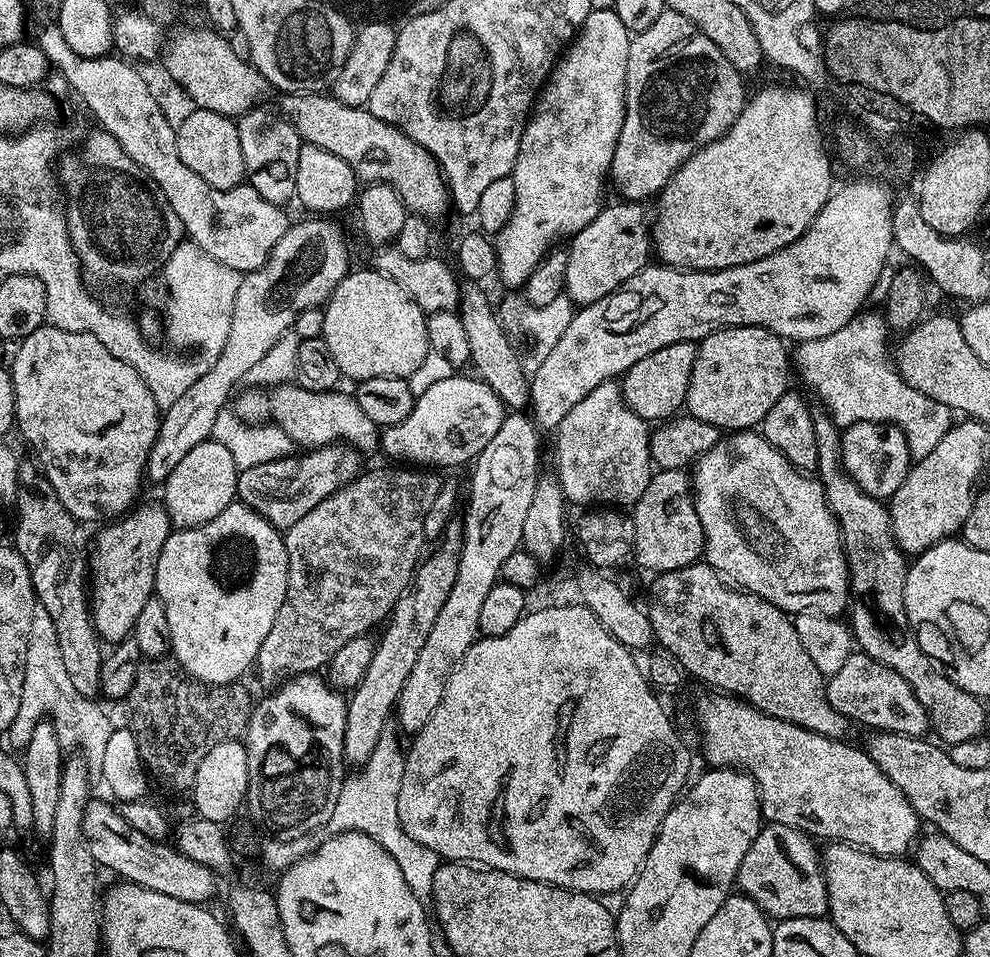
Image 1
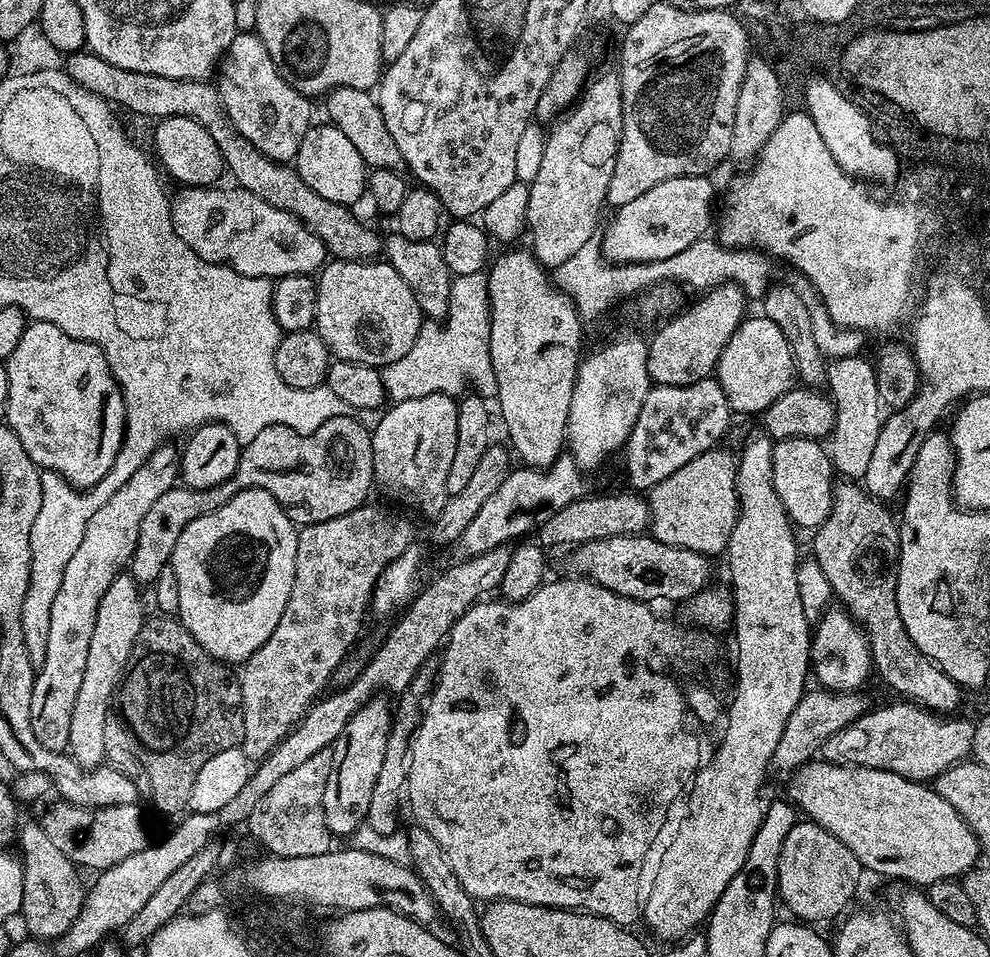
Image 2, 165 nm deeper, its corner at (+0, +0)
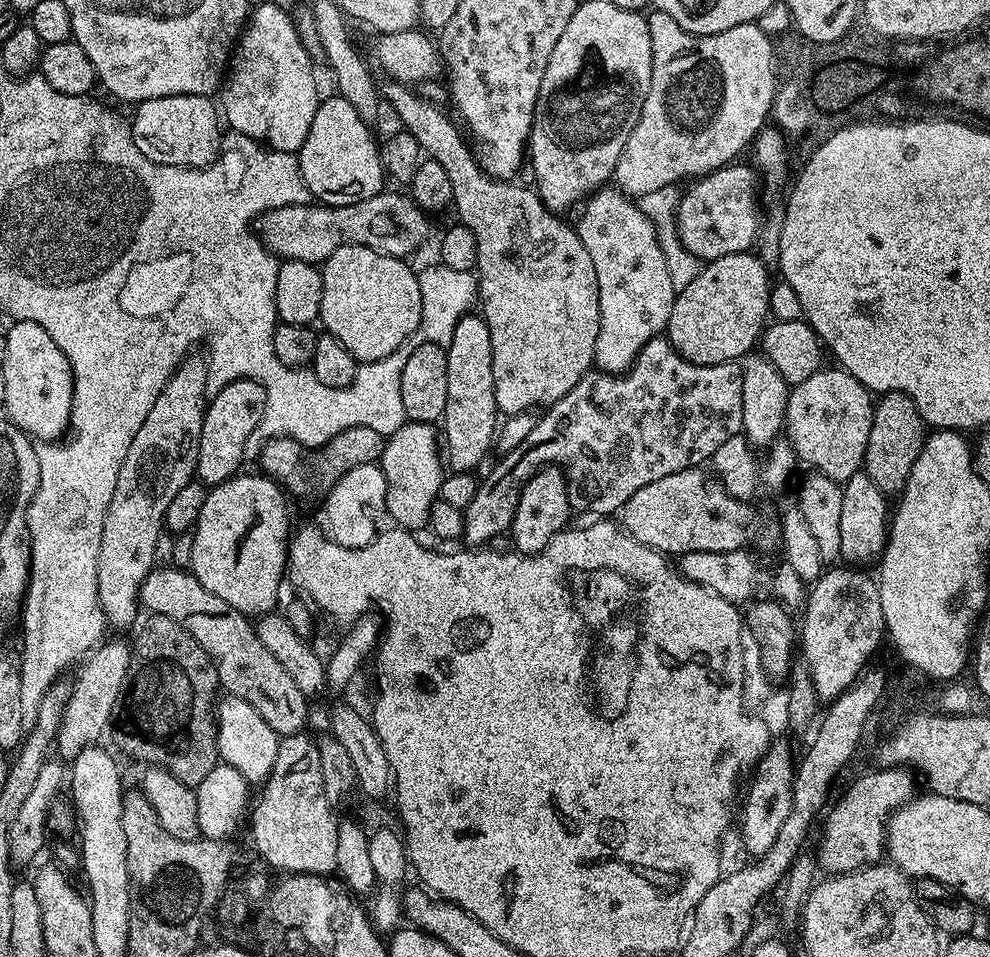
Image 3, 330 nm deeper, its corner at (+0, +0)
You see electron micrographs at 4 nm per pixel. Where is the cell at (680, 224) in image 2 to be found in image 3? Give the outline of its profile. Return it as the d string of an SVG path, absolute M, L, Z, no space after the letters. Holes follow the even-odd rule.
M733 162L699 177L693 183L696 185L680 197L675 214L675 234L680 237L682 246L700 262L747 252L760 234L762 212L756 209L757 173L740 163Z

